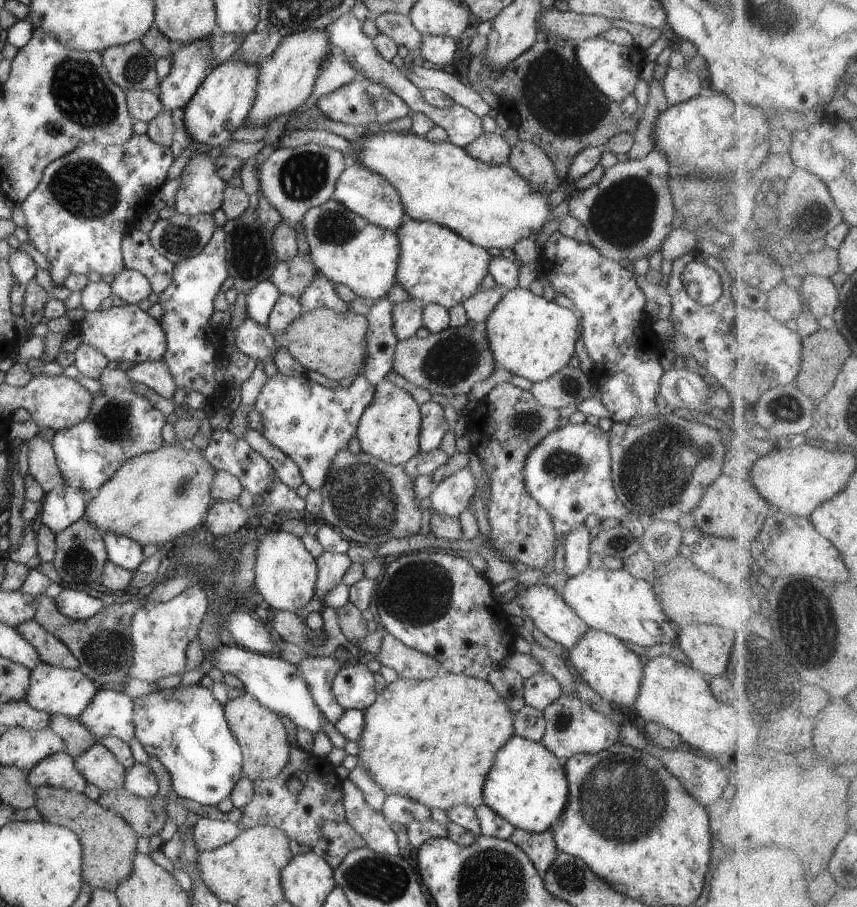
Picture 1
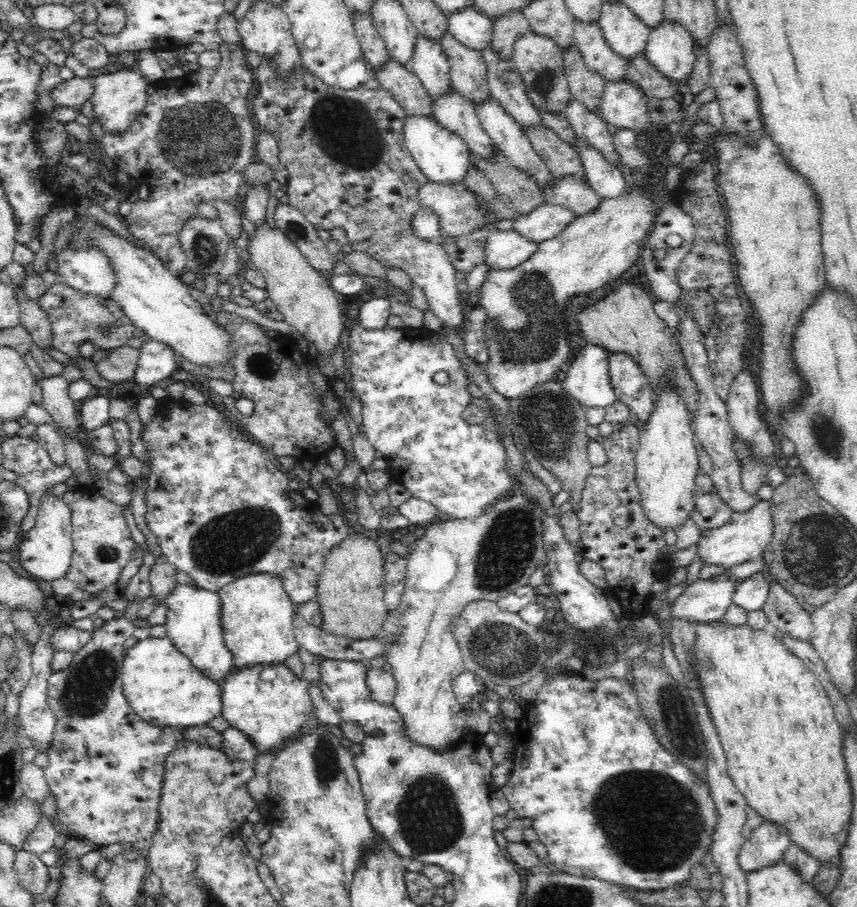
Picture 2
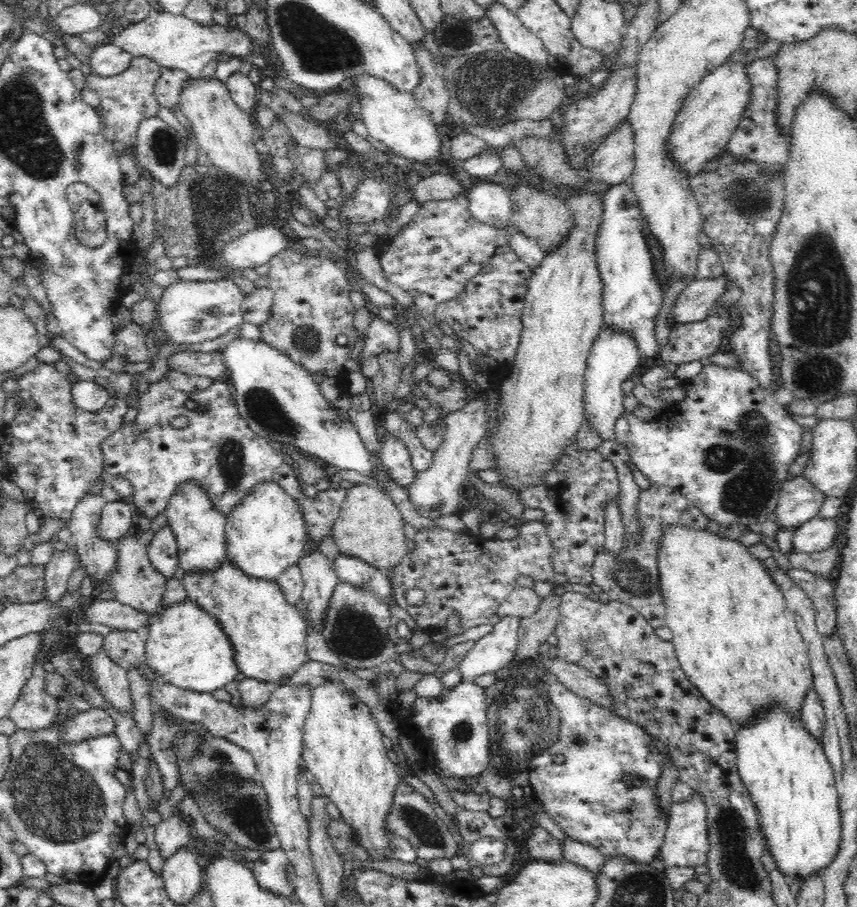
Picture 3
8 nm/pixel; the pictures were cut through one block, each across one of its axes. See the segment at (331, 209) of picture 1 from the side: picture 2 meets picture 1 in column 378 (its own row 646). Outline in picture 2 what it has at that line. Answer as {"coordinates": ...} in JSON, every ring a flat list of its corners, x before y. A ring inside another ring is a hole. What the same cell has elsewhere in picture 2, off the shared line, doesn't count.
{"coordinates":[[248,574,226,584,217,593,223,607,221,620,224,641,229,652,232,652,236,670,284,664,300,650,292,627,296,604,284,591,278,575]]}

